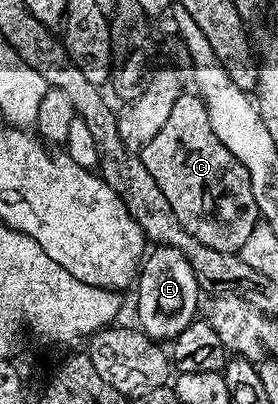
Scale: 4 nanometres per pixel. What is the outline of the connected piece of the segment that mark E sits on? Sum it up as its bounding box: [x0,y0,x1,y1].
[136,246,200,341]

